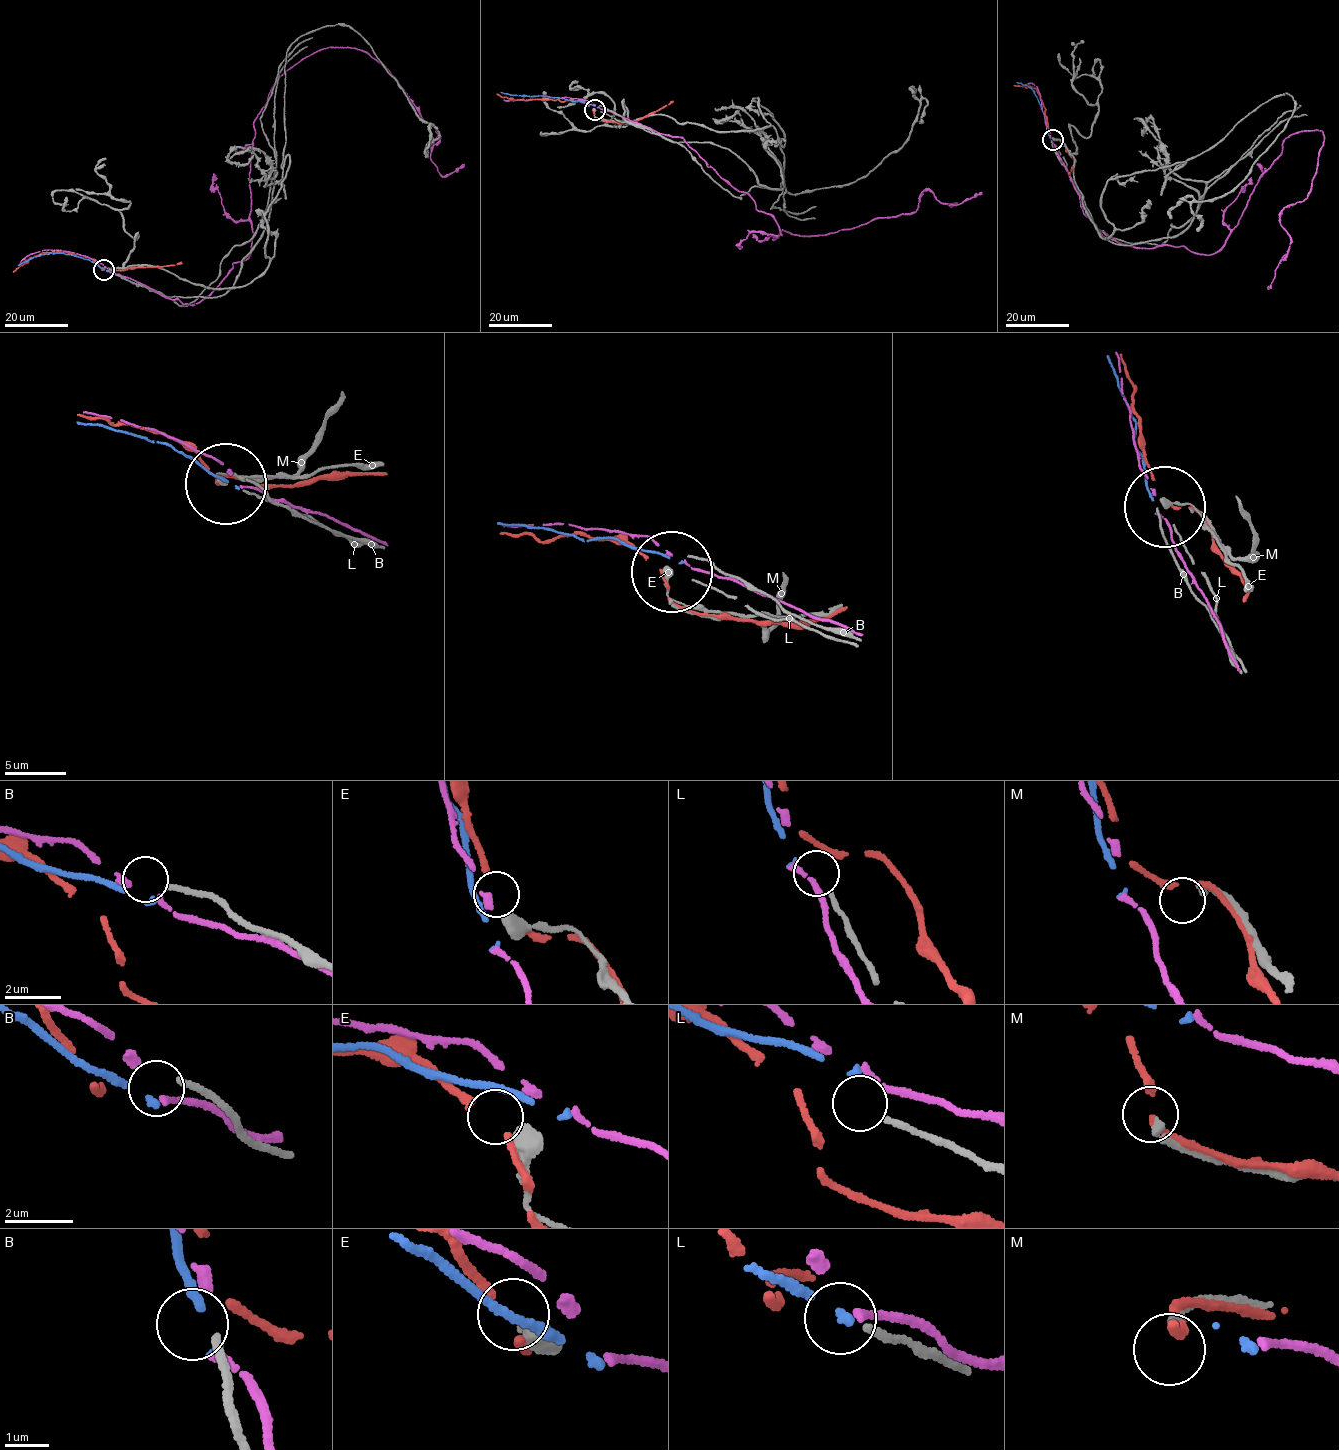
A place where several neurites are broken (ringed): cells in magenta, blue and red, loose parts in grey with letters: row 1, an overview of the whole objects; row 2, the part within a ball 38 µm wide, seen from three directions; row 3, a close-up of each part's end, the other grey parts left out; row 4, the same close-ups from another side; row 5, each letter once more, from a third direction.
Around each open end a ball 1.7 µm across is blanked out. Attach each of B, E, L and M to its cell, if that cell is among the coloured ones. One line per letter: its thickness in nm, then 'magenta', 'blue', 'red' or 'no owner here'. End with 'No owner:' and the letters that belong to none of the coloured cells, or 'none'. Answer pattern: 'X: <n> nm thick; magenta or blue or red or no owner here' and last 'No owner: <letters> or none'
B: 180 nm thick; no owner here
E: 500 nm thick; no owner here
L: 150 nm thick; no owner here
M: 180 nm thick; no owner here
No owner: B, E, L, M

